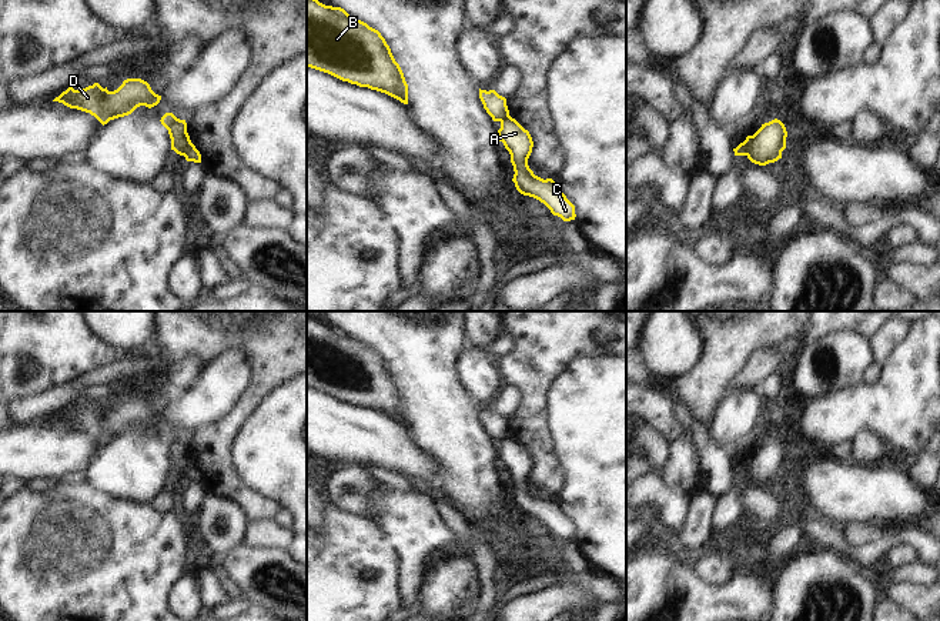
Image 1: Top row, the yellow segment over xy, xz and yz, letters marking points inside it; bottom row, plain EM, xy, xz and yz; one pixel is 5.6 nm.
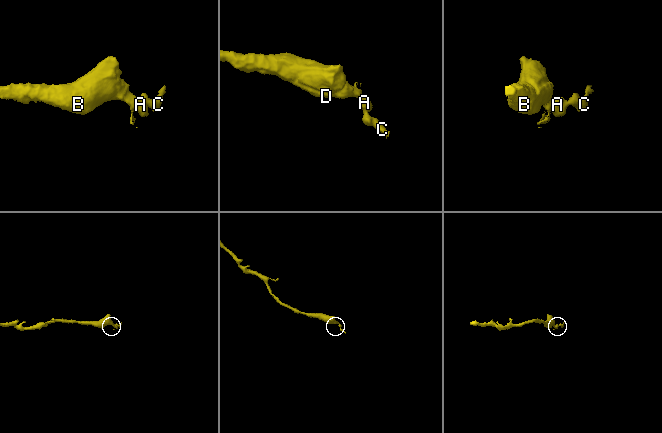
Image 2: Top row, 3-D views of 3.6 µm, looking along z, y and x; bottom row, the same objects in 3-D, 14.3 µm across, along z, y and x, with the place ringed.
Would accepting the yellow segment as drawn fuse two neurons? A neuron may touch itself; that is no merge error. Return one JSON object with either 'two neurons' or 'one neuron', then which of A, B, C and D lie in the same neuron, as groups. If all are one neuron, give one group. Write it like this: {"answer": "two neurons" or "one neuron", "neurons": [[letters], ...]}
{"answer": "two neurons", "neurons": [["A", "C"], ["B", "D"]]}

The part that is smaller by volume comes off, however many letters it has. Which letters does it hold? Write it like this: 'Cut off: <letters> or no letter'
Cut off: A, C

